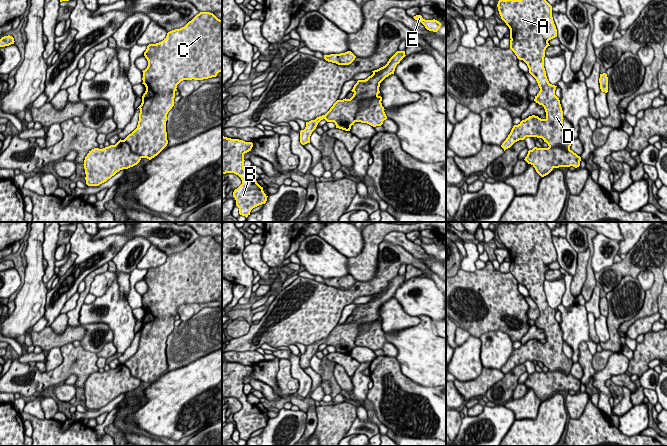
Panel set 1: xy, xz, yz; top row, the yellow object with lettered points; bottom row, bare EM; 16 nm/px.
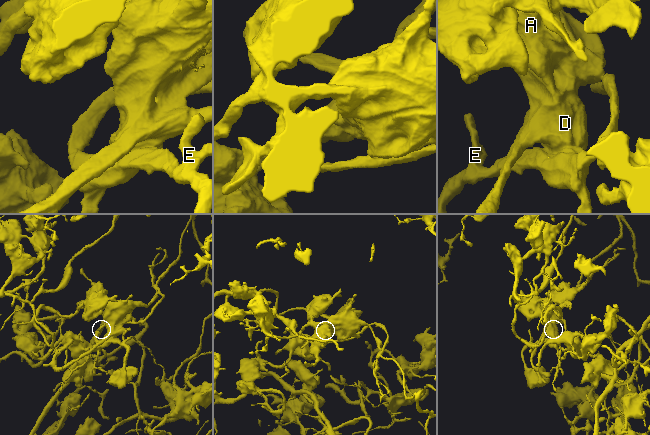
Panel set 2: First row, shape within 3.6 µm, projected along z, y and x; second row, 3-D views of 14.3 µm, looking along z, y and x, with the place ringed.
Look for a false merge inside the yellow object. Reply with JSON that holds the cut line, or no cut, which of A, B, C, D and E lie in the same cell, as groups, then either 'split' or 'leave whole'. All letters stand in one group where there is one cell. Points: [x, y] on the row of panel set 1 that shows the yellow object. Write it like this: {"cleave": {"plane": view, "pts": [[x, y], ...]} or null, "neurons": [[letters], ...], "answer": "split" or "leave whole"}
{"cleave": null, "neurons": [["A", "B", "C", "D", "E"]], "answer": "leave whole"}

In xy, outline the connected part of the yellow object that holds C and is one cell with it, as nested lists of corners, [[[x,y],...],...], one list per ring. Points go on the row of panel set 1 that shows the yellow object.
[[[200,12],[184,27],[168,32],[163,41],[149,44],[144,56],[148,61],[147,68],[142,71],[146,91],[138,107],[137,128],[115,145],[89,151],[83,164],[88,186],[99,186],[120,170],[137,165],[142,158],[151,160],[167,146],[167,114],[174,106],[177,85],[183,80],[216,77],[222,71],[222,20],[213,13]]]

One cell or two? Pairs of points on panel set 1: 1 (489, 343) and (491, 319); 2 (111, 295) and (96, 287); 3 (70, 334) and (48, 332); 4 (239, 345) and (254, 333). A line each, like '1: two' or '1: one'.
1: two
2: two
3: one
4: one

